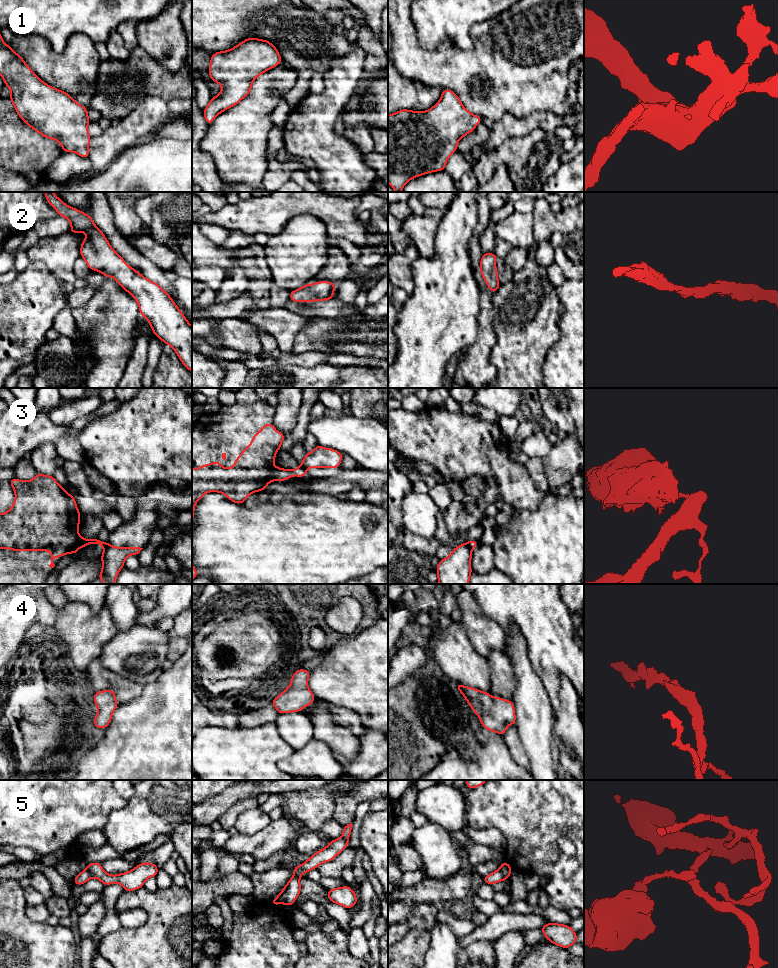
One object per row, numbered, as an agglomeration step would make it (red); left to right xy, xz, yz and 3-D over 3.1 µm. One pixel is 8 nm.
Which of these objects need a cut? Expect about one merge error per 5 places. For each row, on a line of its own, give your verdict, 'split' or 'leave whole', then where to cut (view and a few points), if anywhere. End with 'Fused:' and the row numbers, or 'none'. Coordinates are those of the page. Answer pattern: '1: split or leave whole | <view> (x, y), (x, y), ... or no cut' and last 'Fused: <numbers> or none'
1: leave whole | no cut
2: leave whole | no cut
3: split | yz (467, 543), (471, 549)
4: leave whole | no cut
5: split | xz (286, 885), (286, 888), (277, 898), (277, 903)
Fused: 3, 5

